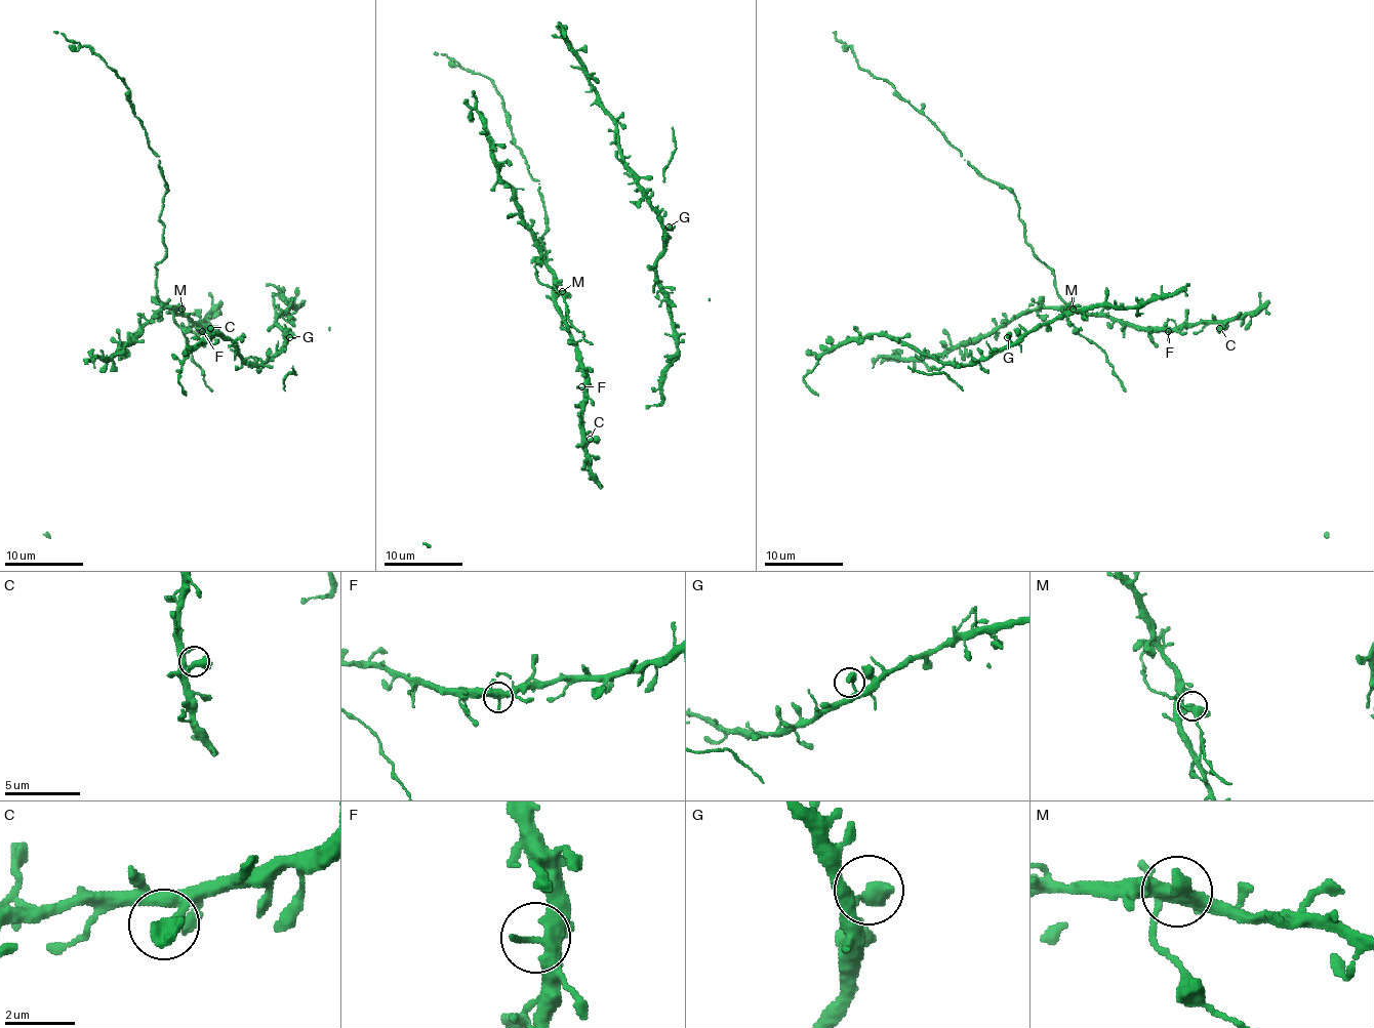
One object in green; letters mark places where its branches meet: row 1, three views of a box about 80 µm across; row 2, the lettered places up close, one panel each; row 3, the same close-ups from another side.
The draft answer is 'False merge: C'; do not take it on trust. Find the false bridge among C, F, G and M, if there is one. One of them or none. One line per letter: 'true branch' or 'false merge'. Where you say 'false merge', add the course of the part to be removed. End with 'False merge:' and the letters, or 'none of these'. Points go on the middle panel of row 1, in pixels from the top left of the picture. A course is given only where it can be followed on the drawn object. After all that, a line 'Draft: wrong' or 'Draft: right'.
C: true branch
F: true branch
G: true branch
M: true branch
False merge: none of these
Draft: wrong

